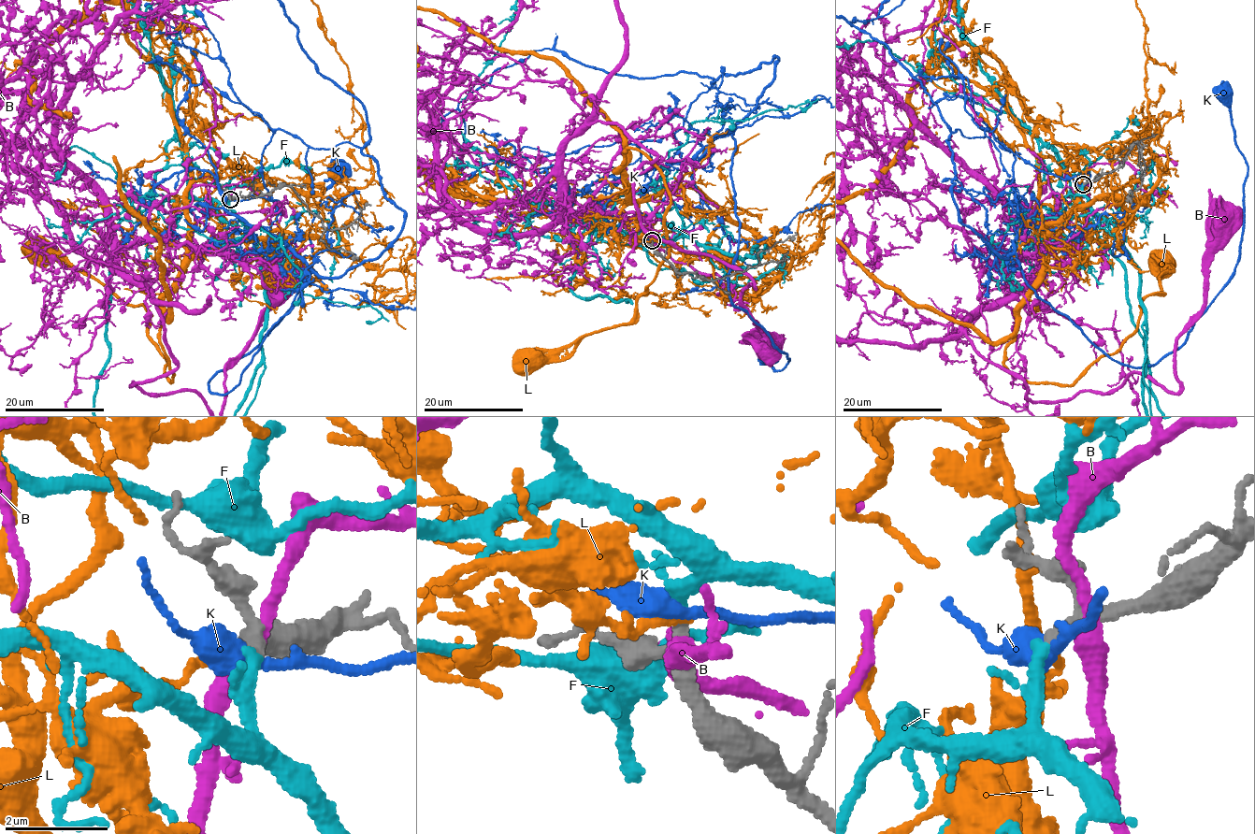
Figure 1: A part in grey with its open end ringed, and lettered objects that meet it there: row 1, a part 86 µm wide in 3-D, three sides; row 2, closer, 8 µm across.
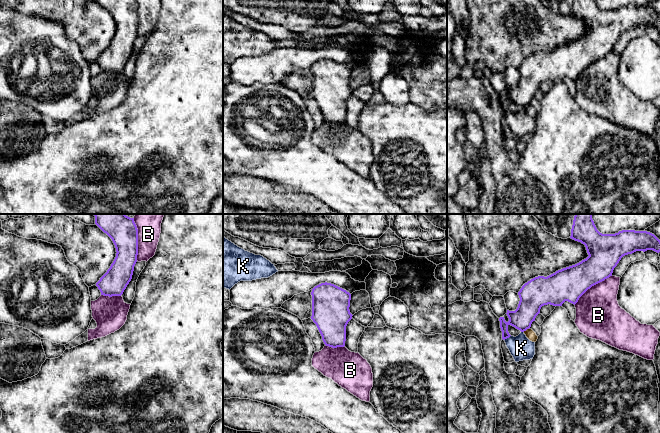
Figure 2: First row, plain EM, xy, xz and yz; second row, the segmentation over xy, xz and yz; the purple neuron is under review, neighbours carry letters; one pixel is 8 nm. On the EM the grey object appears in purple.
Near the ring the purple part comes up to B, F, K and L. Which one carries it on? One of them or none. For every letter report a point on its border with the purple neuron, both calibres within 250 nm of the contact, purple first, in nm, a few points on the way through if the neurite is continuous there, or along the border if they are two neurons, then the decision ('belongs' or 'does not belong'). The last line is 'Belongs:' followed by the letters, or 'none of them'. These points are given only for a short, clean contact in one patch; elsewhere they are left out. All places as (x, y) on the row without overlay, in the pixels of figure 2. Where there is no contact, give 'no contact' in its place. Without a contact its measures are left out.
B: yz (592, 61) | 280/360 nm | does not belong
F: no contact | belongs
K: yz (507, 113) | 170/190 nm | does not belong
L: yz (526, 105) | 190/80 nm | along yz (529, 103), (523, 107) | does not belong
Belongs: F

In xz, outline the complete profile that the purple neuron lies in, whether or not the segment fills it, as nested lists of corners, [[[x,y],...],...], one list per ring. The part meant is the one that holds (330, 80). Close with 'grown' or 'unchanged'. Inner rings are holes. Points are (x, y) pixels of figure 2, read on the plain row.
[[[325,58],[315,62],[311,71],[311,95],[316,100],[324,120],[332,124],[344,123],[346,102],[353,92],[349,86],[351,70]]] | unchanged

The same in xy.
[[[96,0],[113,17],[116,33],[107,48],[96,59],[104,72],[121,72],[132,55],[138,31],[136,0]]] | unchanged

